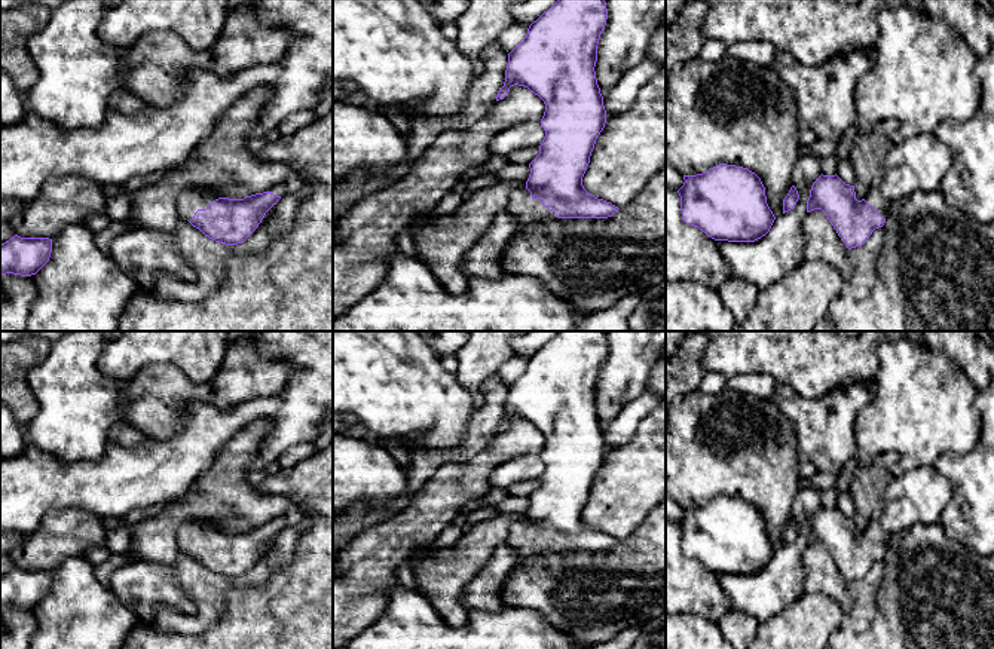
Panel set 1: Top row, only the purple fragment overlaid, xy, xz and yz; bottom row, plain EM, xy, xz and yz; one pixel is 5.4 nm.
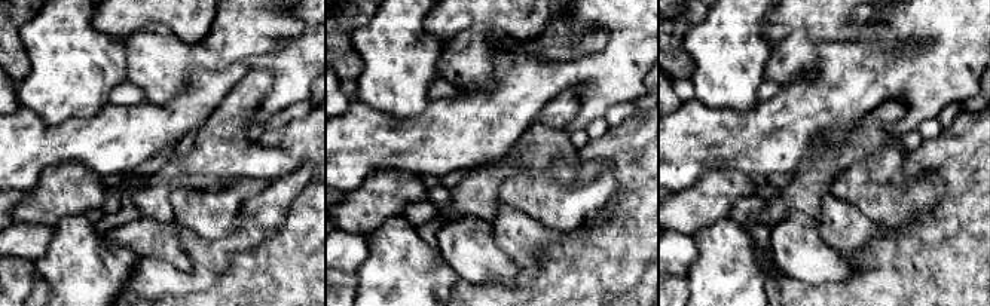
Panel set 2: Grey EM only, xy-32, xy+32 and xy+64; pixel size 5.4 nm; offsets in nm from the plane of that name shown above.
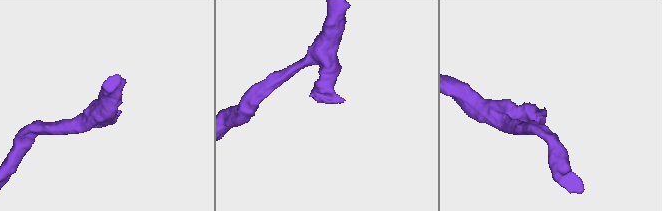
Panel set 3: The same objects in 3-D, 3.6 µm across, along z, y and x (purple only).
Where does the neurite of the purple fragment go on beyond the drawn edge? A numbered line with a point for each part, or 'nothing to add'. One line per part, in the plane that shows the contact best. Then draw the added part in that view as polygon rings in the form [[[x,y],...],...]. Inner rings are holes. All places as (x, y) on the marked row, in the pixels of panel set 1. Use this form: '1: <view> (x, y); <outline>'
1: xz (523, 210); [[[527,189],[514,190],[505,208],[514,220],[513,235],[519,235],[530,224],[544,223],[547,220],[559,220],[559,217],[542,205],[541,199],[533,199]]]

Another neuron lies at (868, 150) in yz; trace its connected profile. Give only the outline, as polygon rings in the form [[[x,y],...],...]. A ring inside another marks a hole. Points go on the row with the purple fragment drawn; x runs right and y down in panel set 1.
[[[894,119],[877,123],[871,132],[857,131],[850,150],[850,162],[854,169],[859,193],[865,198],[874,177],[878,174],[883,160],[890,151],[893,143],[890,132],[897,126]]]

